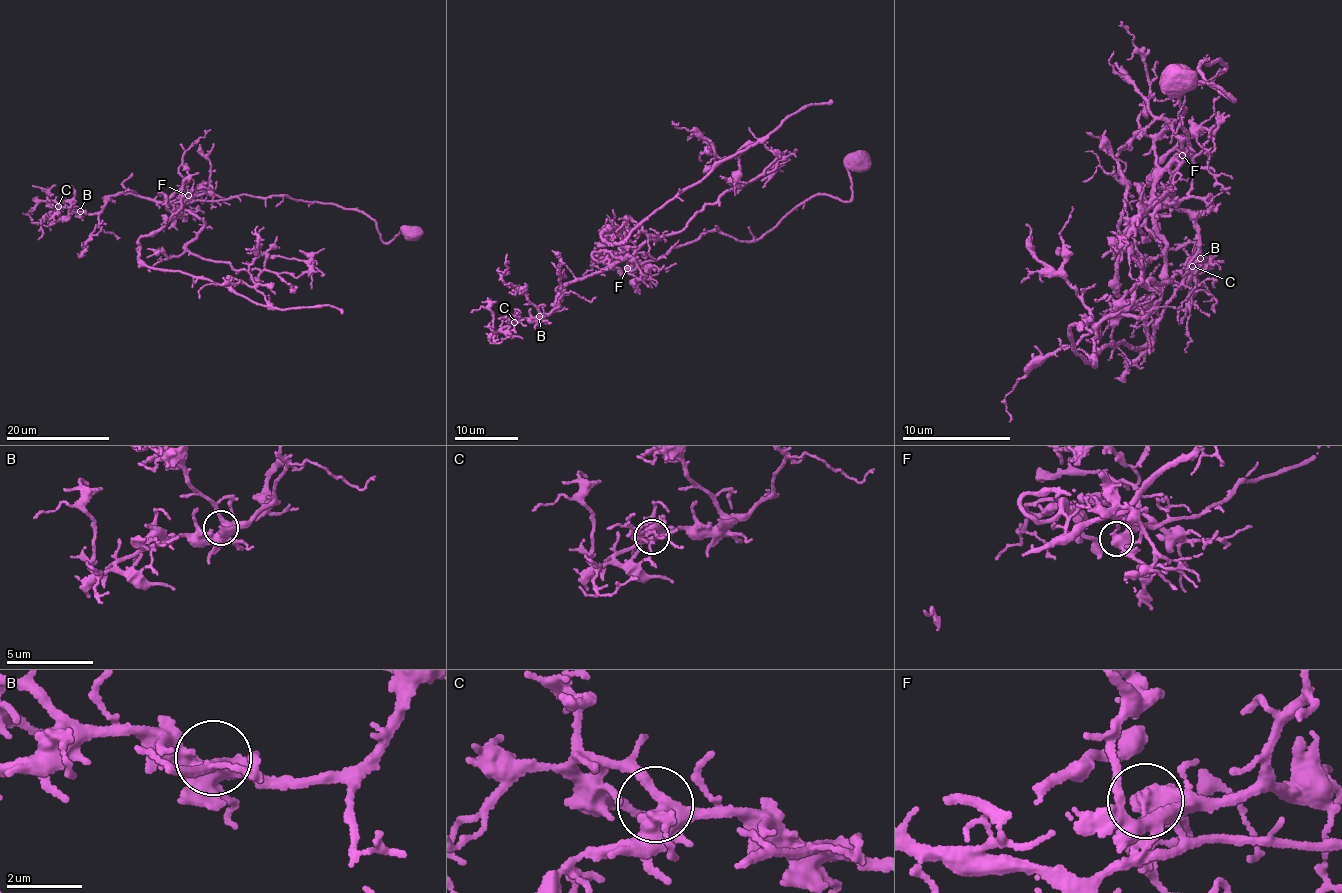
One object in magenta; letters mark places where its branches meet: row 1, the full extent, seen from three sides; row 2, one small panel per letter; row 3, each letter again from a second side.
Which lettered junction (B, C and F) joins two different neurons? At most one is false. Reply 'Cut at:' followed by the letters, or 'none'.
Cut at: F

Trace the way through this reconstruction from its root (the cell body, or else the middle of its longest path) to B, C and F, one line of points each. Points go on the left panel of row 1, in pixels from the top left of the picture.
B: (411, 230), (384, 242), (376, 224), (361, 212), (281, 194), (180, 206), (123, 193), (99, 212), (80, 211)
C: (411, 230), (384, 242), (376, 224), (361, 212), (281, 194), (180, 206), (123, 193), (96, 213), (58, 206)
F: (411, 230), (385, 243), (374, 221), (335, 204), (281, 194), (214, 201), (194, 201), (188, 195)

